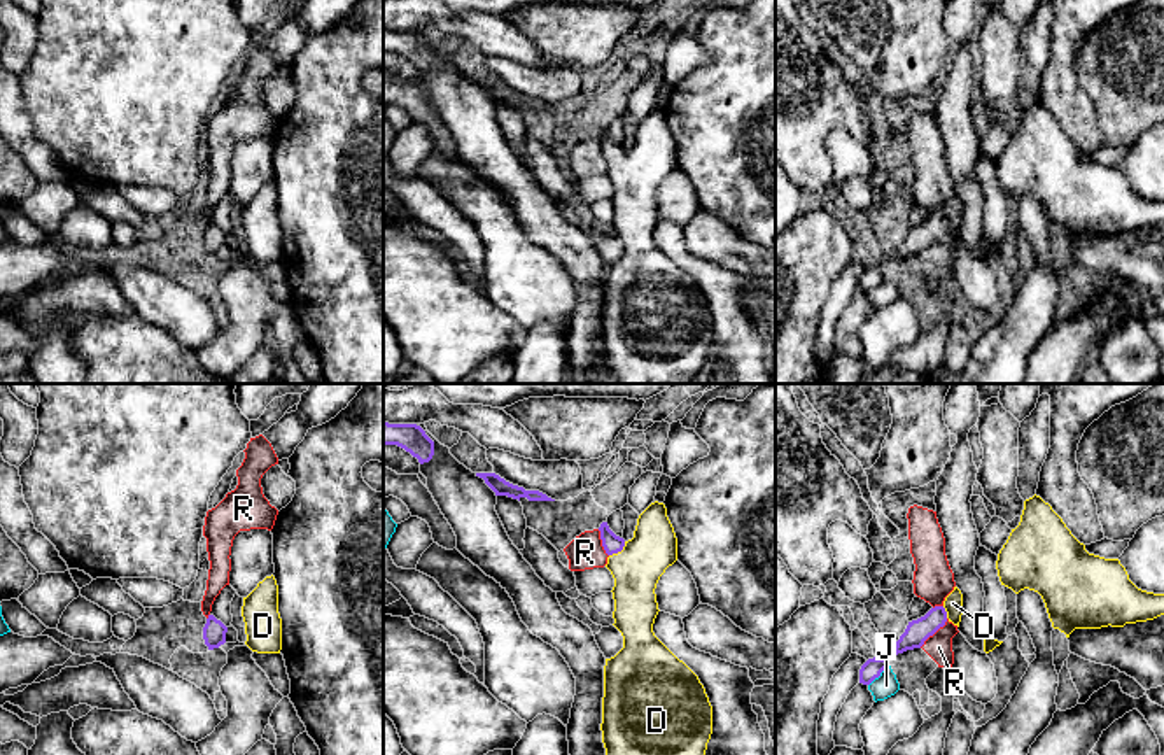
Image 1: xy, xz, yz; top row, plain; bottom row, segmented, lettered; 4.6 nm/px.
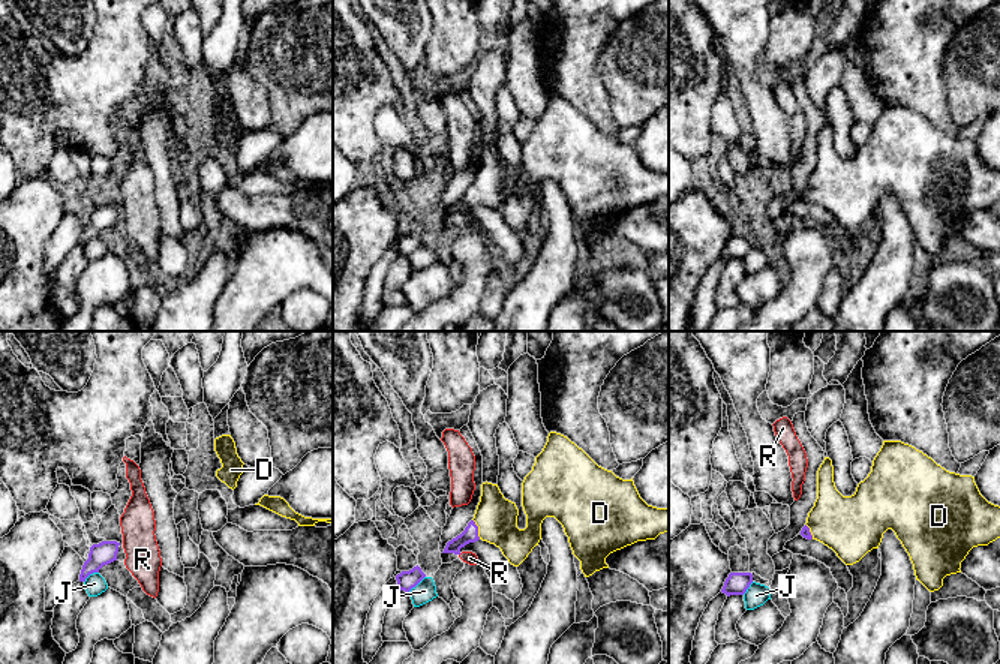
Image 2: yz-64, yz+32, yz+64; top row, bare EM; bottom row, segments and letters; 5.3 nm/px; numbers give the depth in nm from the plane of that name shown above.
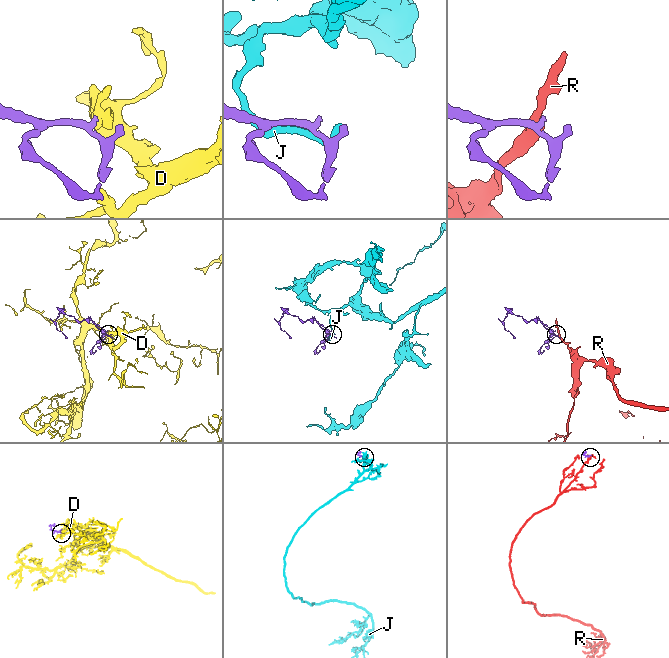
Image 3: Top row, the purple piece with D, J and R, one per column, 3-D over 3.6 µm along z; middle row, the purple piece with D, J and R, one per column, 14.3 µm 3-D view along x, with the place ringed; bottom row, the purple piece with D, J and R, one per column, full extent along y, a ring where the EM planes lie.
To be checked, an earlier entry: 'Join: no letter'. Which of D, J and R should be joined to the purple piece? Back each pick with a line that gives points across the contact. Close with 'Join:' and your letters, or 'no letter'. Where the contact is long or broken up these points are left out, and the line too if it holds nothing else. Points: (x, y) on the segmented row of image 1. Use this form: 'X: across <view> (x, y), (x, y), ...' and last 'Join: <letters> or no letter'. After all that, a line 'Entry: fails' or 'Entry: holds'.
D: across xz (611, 543), (618, 550), (636, 570)
Join: D
Entry: fails

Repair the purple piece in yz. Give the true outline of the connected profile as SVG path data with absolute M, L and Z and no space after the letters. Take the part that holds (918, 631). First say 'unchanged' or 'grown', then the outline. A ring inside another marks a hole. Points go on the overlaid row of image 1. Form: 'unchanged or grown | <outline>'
grown | M954 587L942 606L935 606L924 617L908 622L893 652L898 655L907 650L921 648L929 636L945 625L947 620L959 627L961 615L963 594Z

